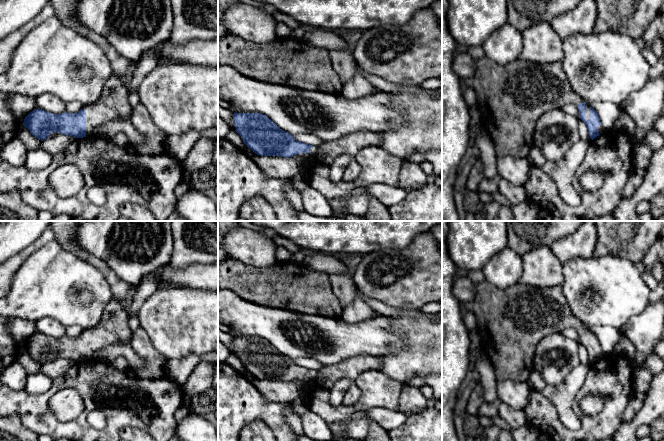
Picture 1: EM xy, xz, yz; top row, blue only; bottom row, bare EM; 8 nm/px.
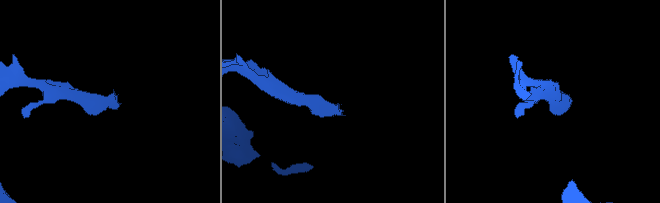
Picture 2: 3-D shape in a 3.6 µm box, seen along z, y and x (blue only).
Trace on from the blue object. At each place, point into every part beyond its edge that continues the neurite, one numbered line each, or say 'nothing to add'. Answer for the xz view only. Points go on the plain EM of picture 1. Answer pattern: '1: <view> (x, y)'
1: xz (313, 375)

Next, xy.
1: xy (113, 328)

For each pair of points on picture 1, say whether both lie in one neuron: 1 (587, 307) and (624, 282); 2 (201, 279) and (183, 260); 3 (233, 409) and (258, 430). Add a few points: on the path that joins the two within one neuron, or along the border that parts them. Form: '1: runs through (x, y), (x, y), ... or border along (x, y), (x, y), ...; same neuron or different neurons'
1: runs through (596, 298), (603, 291), (615, 289); same neuron
2: border along (169, 262), (175, 268), (207, 264); different neurons
3: border along (271, 429), (263, 421), (253, 420), (240, 430); different neurons

